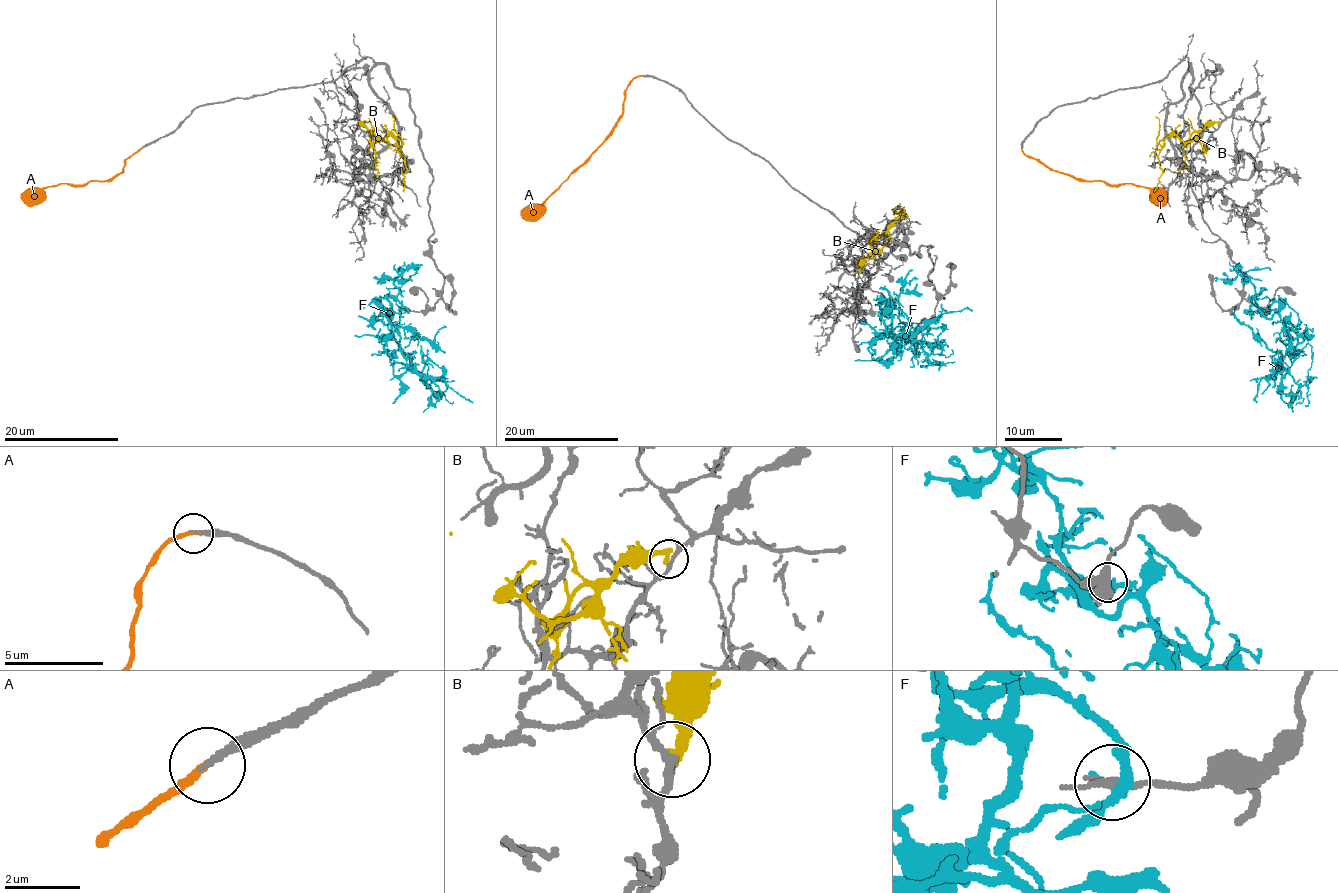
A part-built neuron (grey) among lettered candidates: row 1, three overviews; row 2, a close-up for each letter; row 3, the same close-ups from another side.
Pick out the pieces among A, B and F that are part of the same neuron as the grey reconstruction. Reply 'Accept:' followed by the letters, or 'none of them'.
Accept: A

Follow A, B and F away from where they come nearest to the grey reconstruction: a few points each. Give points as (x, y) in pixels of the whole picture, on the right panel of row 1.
A: (1021, 149), (1057, 170), (1102, 180), (1108, 185), (1132, 183), (1152, 189), (1161, 198)
B: (1219, 124), (1208, 123), (1188, 142), (1172, 134), (1165, 139), (1158, 155), (1161, 175), (1154, 192)
F: (1269, 308), (1252, 298), (1269, 319), (1276, 313), (1298, 337), (1282, 363), (1277, 352), (1236, 317), (1236, 306)

